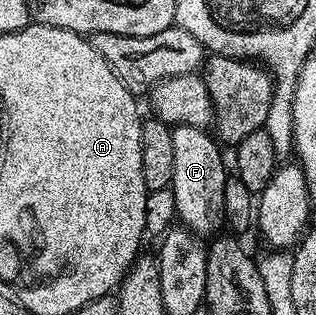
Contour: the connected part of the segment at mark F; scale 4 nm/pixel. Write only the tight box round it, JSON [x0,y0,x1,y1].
[170,127,229,237]

